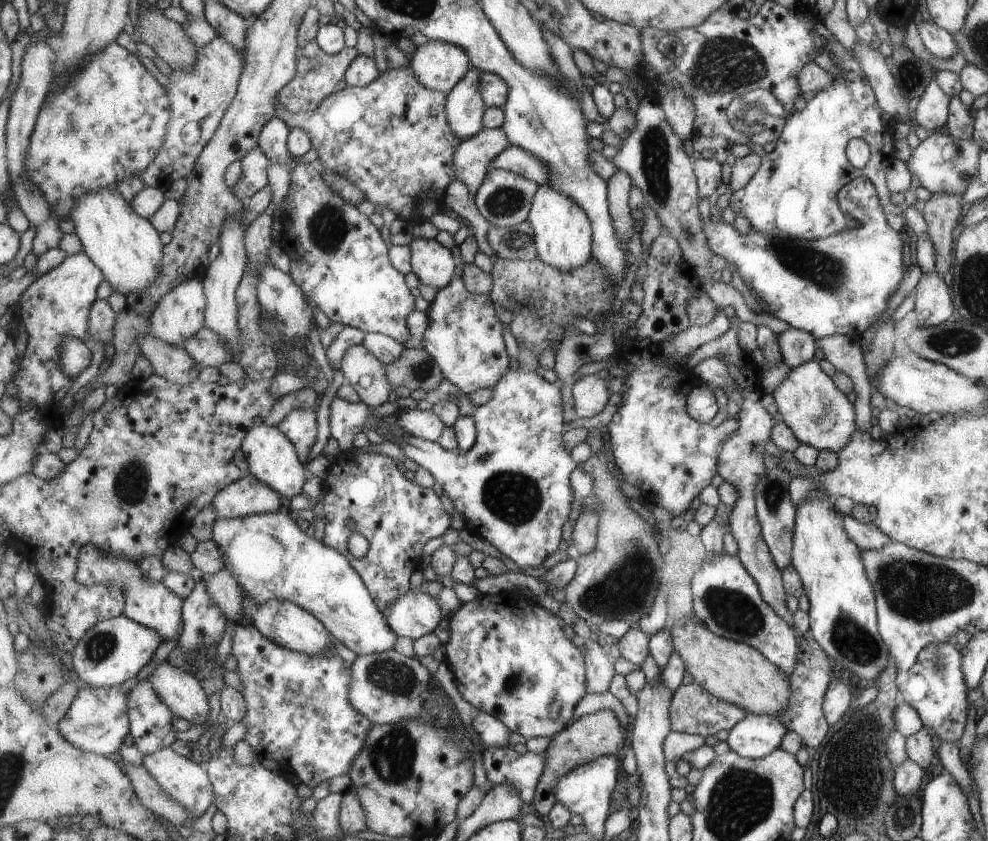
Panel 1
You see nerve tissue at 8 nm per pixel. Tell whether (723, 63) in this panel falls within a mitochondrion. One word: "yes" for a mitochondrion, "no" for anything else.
yes

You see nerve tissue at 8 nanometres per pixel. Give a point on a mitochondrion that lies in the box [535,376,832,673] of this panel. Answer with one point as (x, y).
(625, 589)

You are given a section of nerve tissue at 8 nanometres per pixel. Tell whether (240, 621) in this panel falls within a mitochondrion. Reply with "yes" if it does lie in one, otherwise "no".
no

